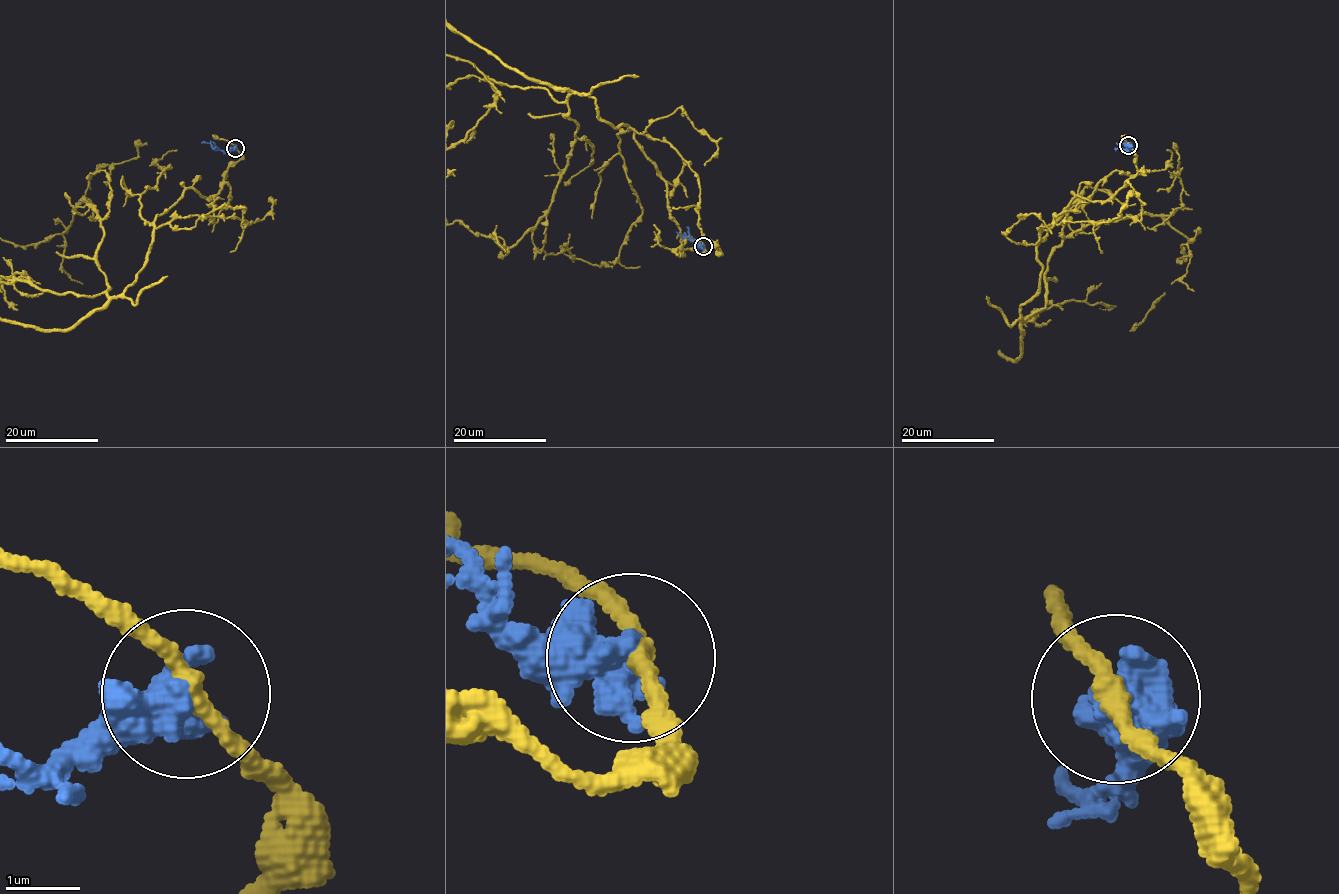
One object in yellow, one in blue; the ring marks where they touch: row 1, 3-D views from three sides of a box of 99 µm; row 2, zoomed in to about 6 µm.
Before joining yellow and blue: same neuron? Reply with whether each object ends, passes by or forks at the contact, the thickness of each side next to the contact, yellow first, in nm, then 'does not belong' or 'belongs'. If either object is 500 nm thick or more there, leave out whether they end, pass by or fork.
240 nm thick on the yellow side, 650 nm on the other; does not belong

